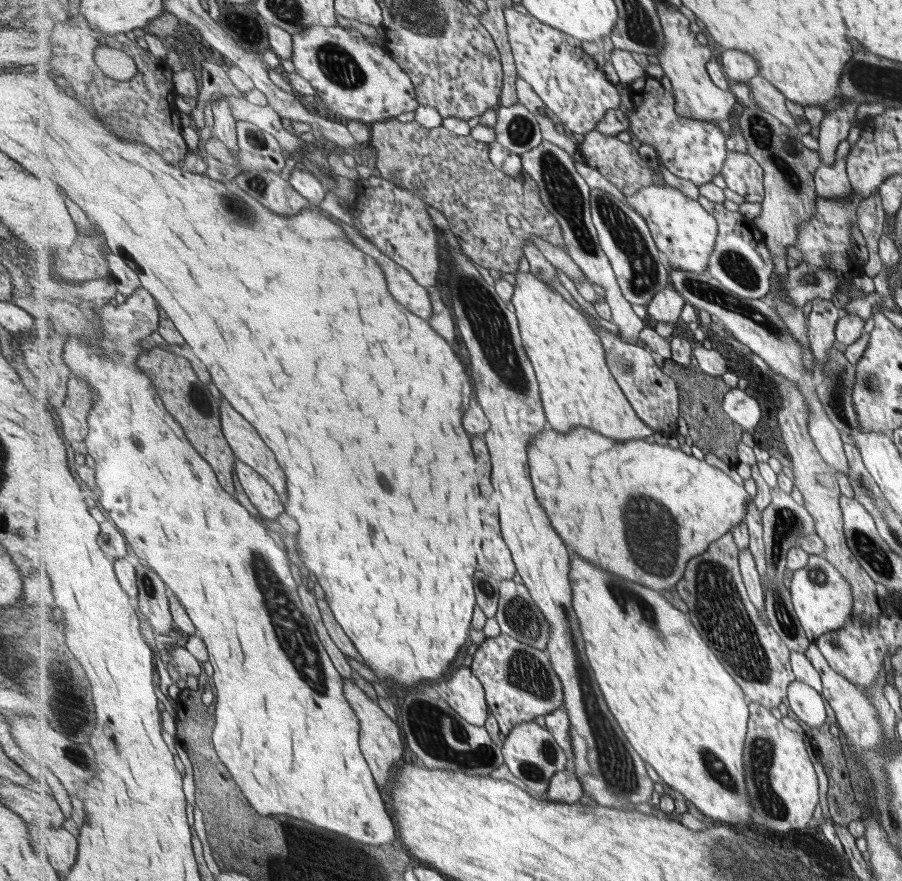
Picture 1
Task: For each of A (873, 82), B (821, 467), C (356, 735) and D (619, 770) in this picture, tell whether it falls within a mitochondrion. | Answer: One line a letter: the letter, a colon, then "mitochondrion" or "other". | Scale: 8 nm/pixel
A: mitochondrion
B: other
C: other
D: mitochondrion

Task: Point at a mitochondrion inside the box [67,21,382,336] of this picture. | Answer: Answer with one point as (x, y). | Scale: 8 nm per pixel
(337, 65)

